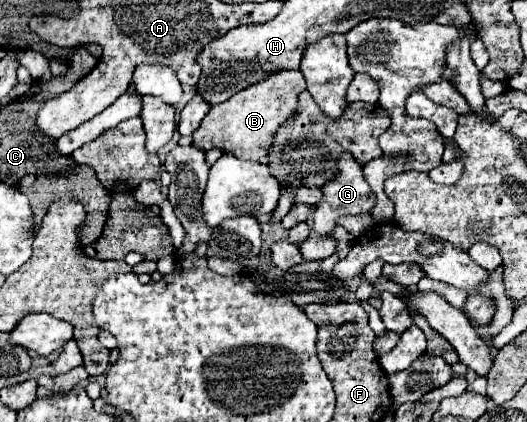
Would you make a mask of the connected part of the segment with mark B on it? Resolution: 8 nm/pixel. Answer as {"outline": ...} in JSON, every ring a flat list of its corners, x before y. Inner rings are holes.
{"outline":[[281,69,267,77,267,81,259,81,239,93,235,93,225,103,211,107,205,115,201,127,193,133,193,145,197,149,209,151,211,147,219,147,225,153,231,153,239,159,263,161,271,149,273,137,281,125,285,125,297,113,297,97,305,89,305,77,301,71]]}

